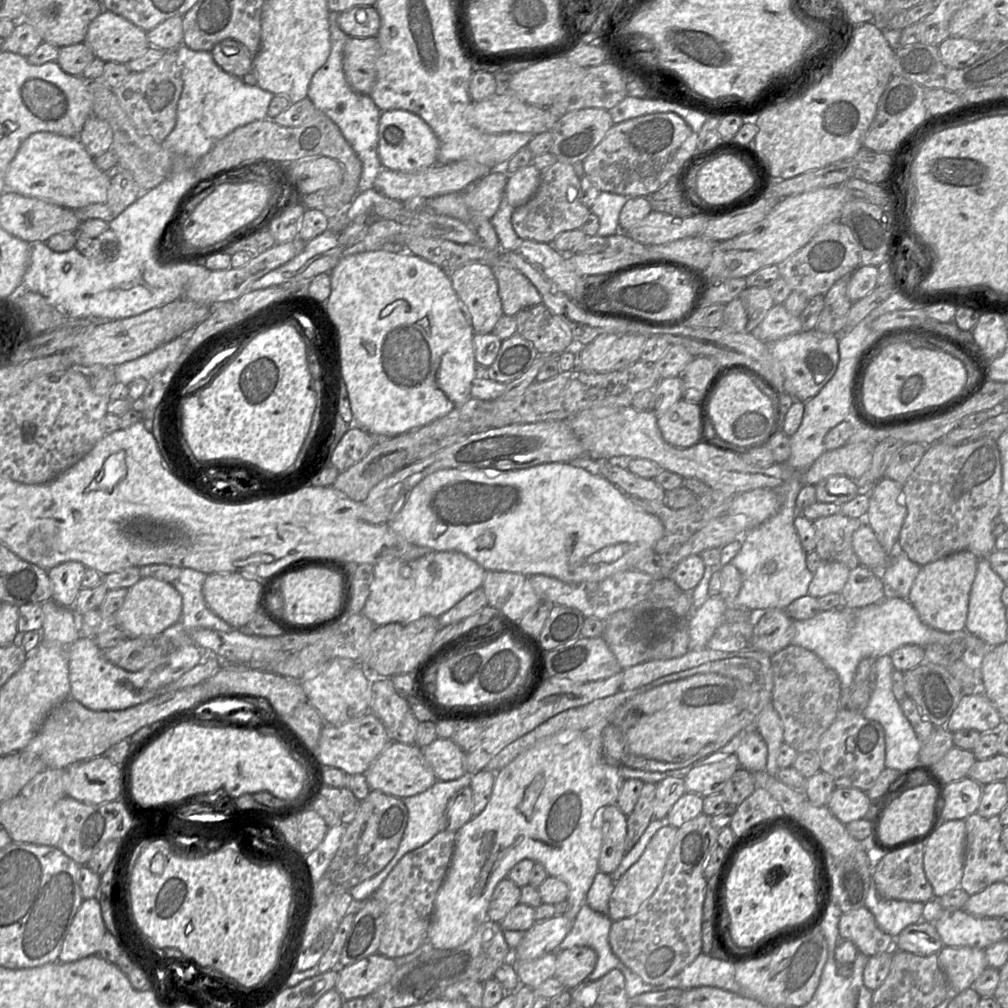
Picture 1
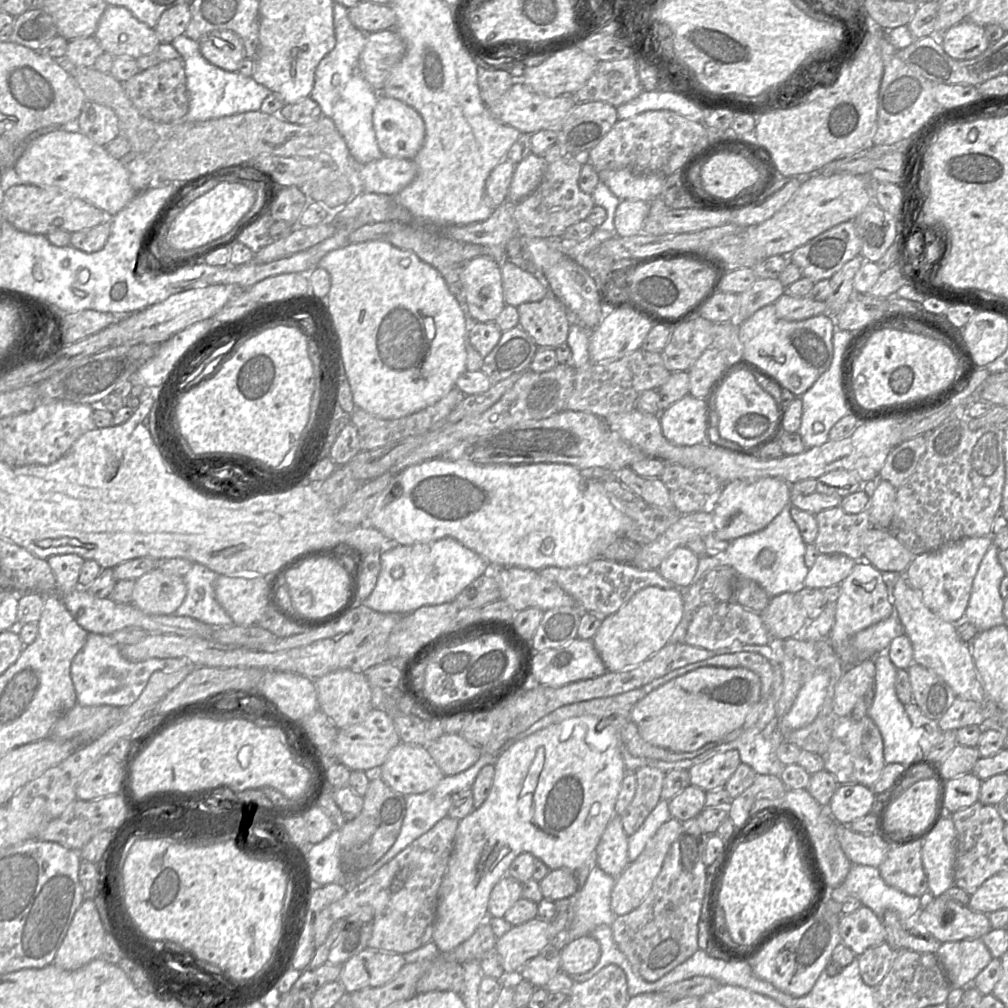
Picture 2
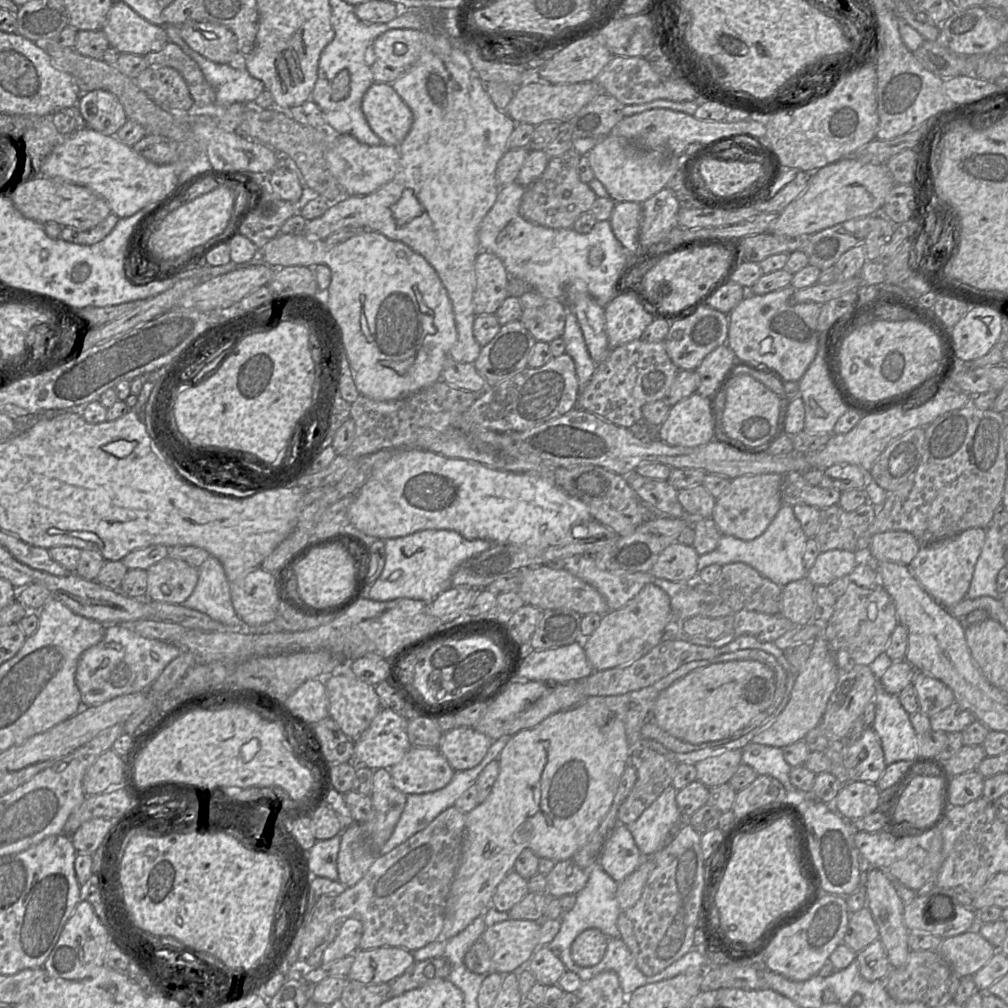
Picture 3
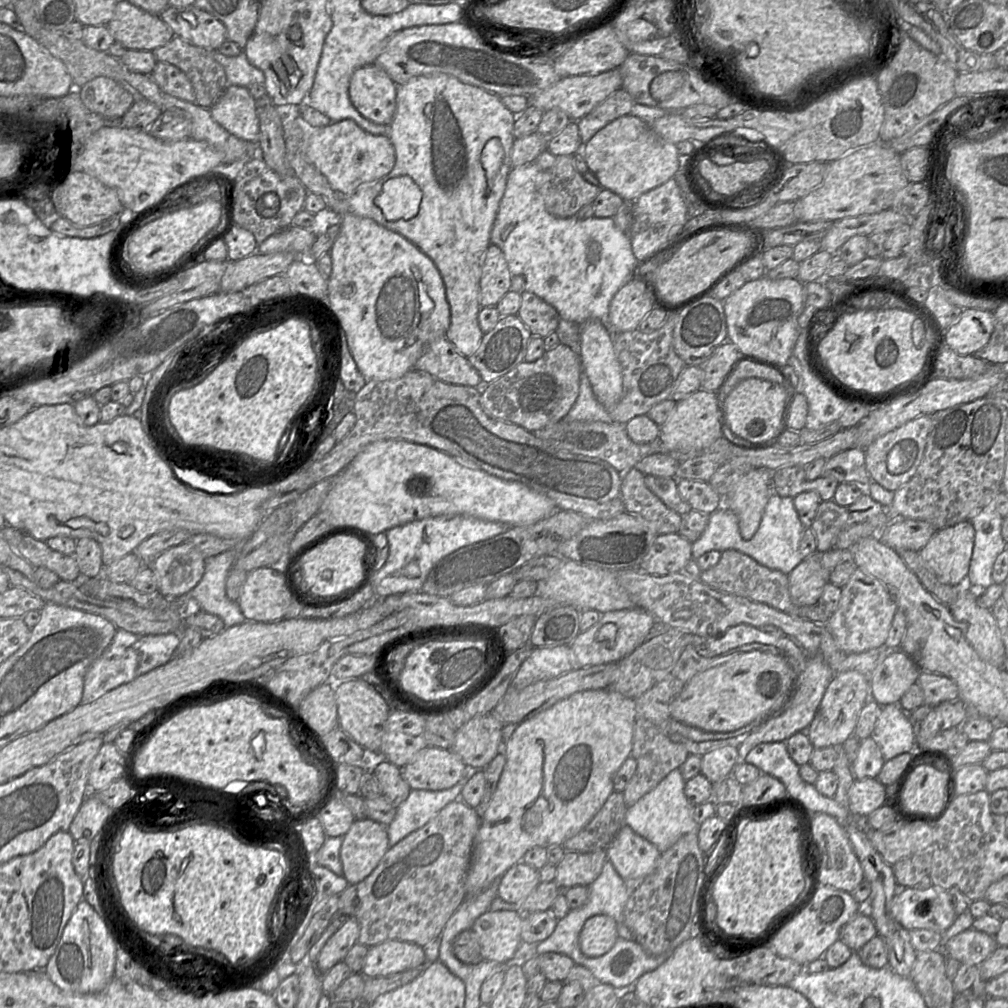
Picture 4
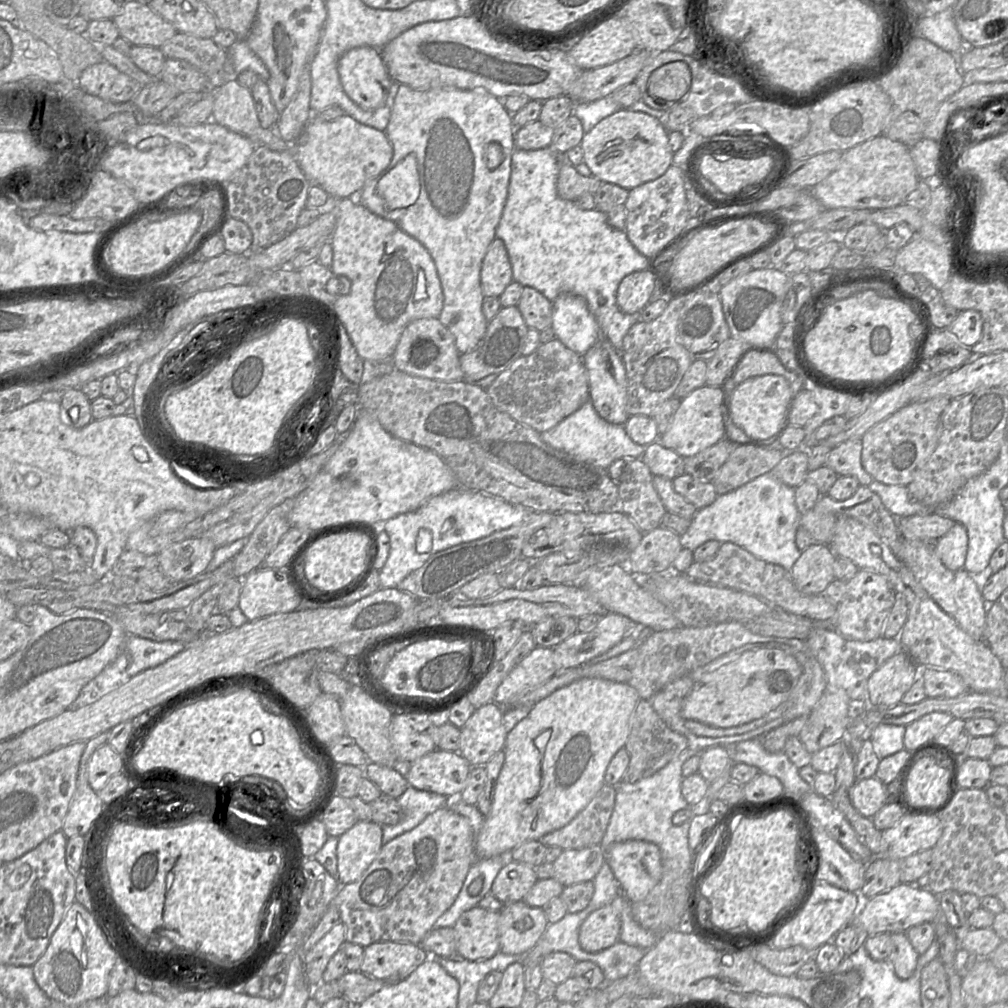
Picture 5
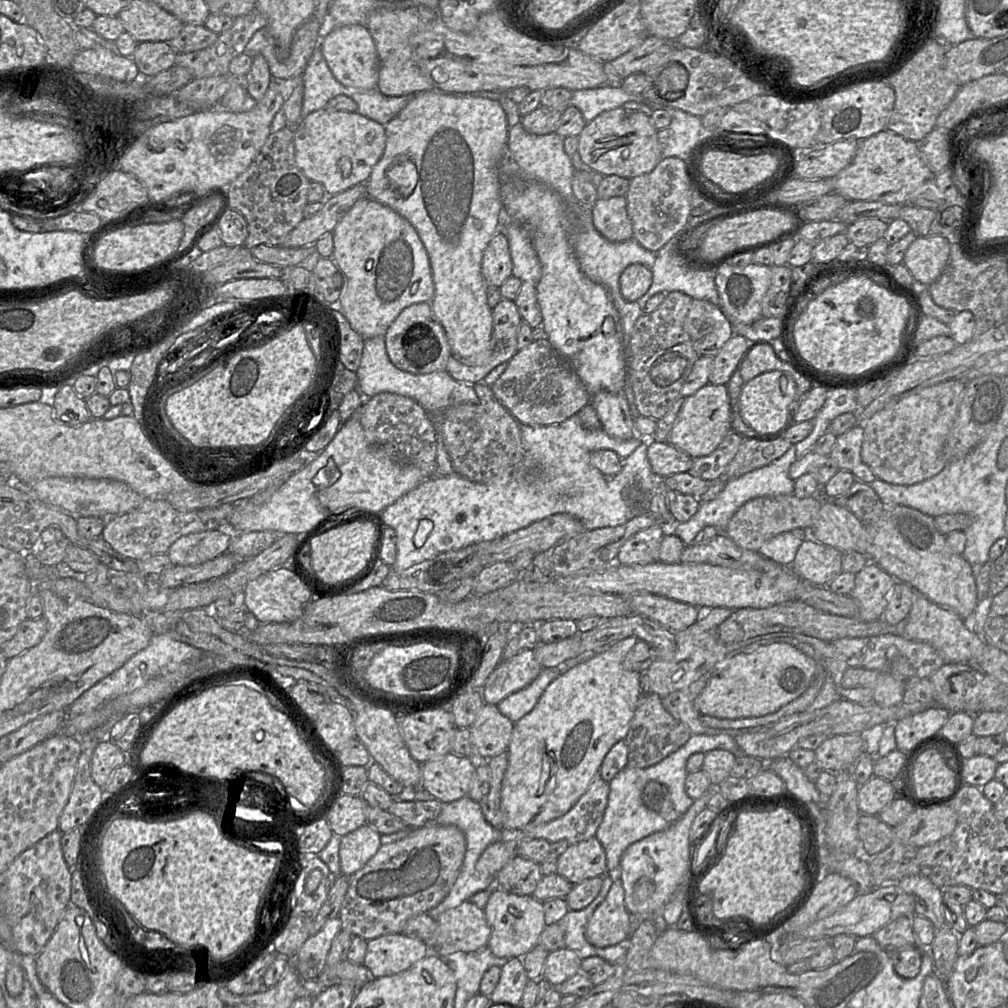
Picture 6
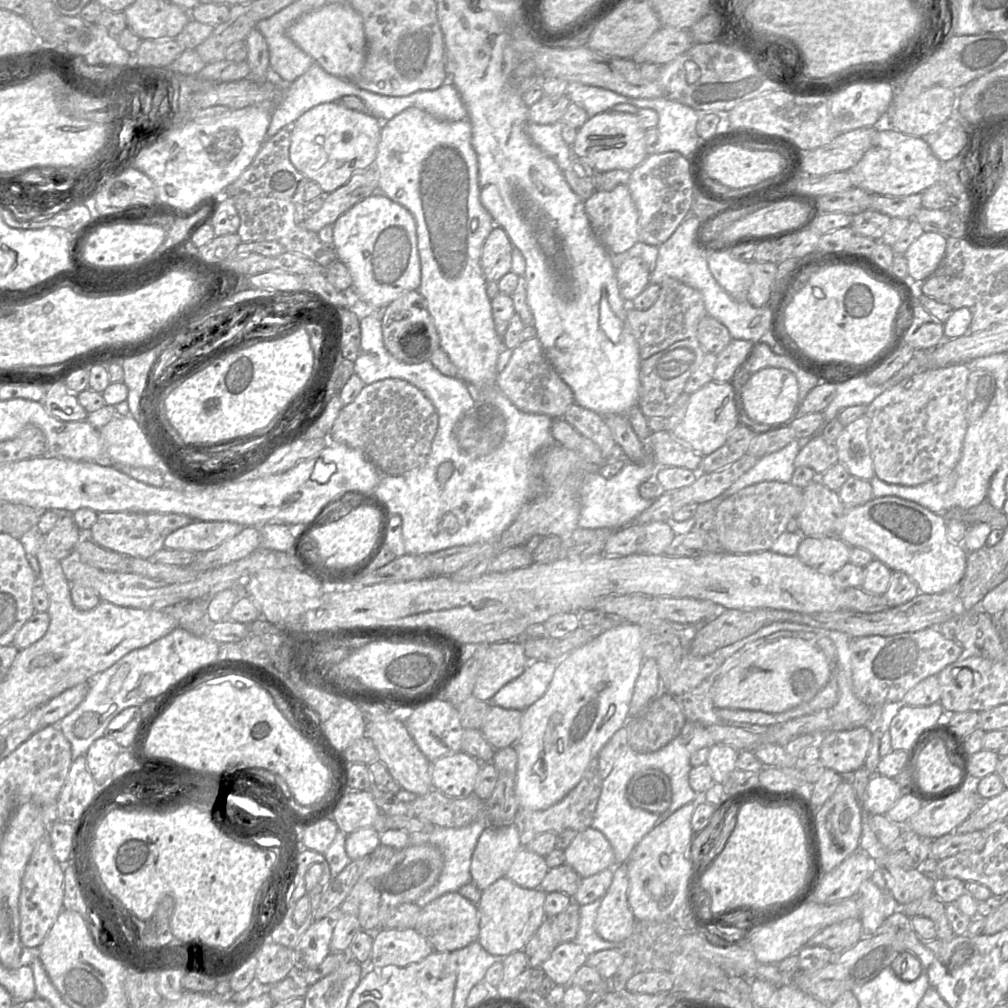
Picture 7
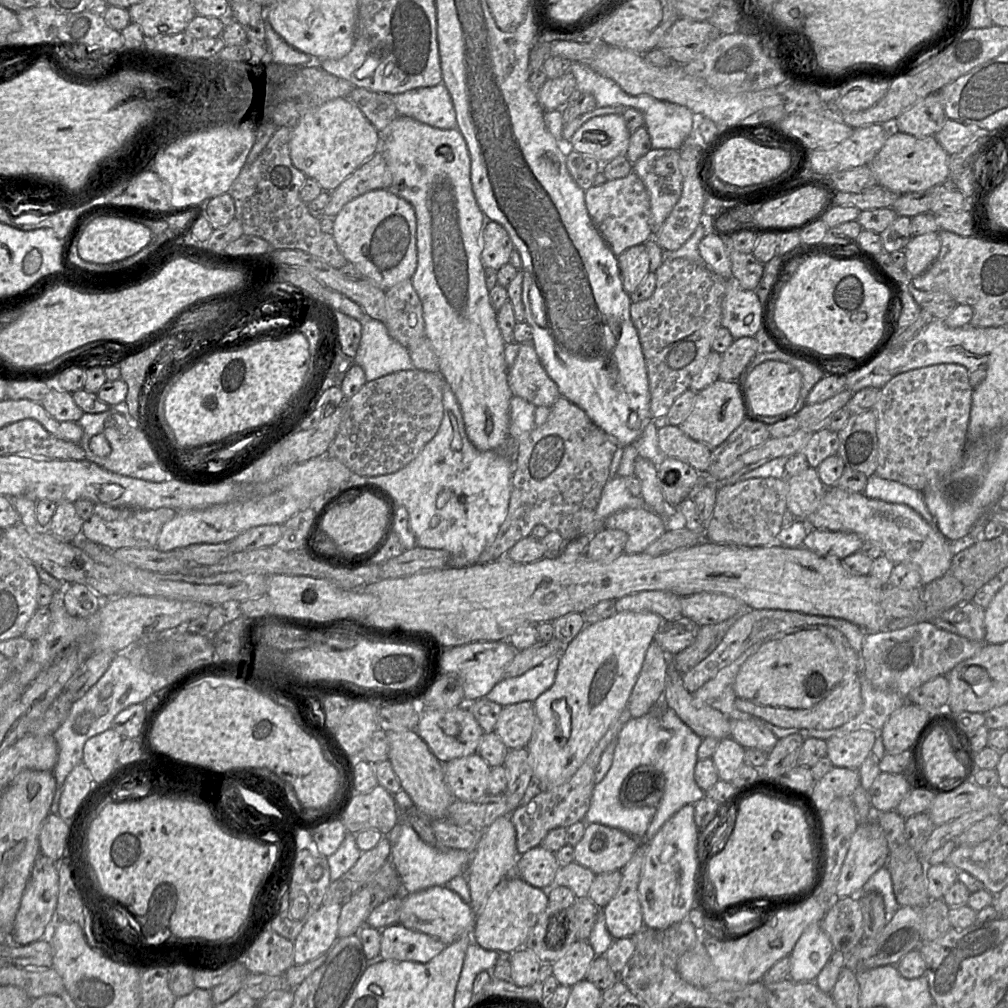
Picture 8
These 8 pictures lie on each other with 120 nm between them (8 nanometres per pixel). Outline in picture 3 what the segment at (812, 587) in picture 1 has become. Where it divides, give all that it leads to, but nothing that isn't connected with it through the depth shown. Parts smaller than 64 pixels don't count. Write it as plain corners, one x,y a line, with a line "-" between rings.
830,550
819,553
806,577
815,586
829,586
835,580
848,576
856,566
855,552

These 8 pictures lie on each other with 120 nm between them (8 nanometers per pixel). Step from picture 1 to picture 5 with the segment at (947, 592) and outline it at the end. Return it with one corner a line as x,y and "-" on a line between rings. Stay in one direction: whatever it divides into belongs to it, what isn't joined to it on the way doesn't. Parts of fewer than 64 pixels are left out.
955,523
934,542
934,547
945,567
952,571
963,569
968,551
967,529
962,524

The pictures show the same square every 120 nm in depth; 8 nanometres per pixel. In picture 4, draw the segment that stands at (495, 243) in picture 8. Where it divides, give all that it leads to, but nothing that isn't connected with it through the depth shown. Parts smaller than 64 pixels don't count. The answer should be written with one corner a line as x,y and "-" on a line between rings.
490,244
483,260
479,303
481,307
496,306
510,291
512,276
502,250

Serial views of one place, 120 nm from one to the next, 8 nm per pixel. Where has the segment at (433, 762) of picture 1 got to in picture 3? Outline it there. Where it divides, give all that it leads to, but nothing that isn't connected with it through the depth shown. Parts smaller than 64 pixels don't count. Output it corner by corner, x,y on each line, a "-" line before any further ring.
460,726
443,733
437,748
454,771
463,771
477,766
492,742
475,728

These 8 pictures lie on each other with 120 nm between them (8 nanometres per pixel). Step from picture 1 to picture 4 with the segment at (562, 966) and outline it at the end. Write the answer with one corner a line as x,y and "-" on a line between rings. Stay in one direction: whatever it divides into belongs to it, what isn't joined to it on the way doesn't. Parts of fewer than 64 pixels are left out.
597,915
585,921
578,937
581,953
587,958
599,958
610,951
618,940
613,918

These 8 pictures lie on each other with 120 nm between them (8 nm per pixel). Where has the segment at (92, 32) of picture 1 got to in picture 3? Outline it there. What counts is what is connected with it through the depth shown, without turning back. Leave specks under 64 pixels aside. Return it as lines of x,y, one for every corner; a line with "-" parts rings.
115,2
102,28
110,47
121,54
145,55
162,50
169,42
164,26
154,25
124,2

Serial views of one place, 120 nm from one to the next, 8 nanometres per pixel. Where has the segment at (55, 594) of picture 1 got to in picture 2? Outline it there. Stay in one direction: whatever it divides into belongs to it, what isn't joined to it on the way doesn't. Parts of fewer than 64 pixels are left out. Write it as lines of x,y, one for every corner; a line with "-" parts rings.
77,554
53,555
47,559
56,579
56,593
65,596
79,587
84,559

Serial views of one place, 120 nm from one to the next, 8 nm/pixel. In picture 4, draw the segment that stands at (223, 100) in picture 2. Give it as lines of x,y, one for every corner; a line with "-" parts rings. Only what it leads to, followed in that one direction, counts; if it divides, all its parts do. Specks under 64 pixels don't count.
244,50
237,56
226,56
213,51
212,57
223,66
228,85
247,87
252,83
263,84
265,81
263,72
250,64

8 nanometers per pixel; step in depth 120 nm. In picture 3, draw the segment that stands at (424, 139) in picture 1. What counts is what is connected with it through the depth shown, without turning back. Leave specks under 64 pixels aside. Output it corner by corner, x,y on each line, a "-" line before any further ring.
374,82
364,94
361,108
372,131
388,145
398,147
413,123
411,109
388,83

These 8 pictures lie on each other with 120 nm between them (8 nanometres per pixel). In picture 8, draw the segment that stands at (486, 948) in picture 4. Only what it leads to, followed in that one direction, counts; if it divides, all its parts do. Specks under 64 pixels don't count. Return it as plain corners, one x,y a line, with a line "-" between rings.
433,886
412,894
402,896
399,923
408,929
425,933
450,945
463,934
472,934
476,915
471,906
456,892
445,886

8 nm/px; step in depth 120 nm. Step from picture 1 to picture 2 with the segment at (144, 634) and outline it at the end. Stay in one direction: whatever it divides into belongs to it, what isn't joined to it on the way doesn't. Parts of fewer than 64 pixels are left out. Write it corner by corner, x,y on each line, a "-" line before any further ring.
155,568
135,581
132,604
147,615
173,615
186,594
183,577

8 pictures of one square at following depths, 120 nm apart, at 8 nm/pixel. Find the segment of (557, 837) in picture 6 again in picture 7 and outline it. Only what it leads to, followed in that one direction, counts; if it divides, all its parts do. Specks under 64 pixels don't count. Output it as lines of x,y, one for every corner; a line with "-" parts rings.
595,757
589,762
579,783
561,801
544,810
519,808
513,823
518,830
522,847
526,847
536,836
545,832
558,835
566,829
580,832
591,827
601,794
602,781
599,775
598,757

